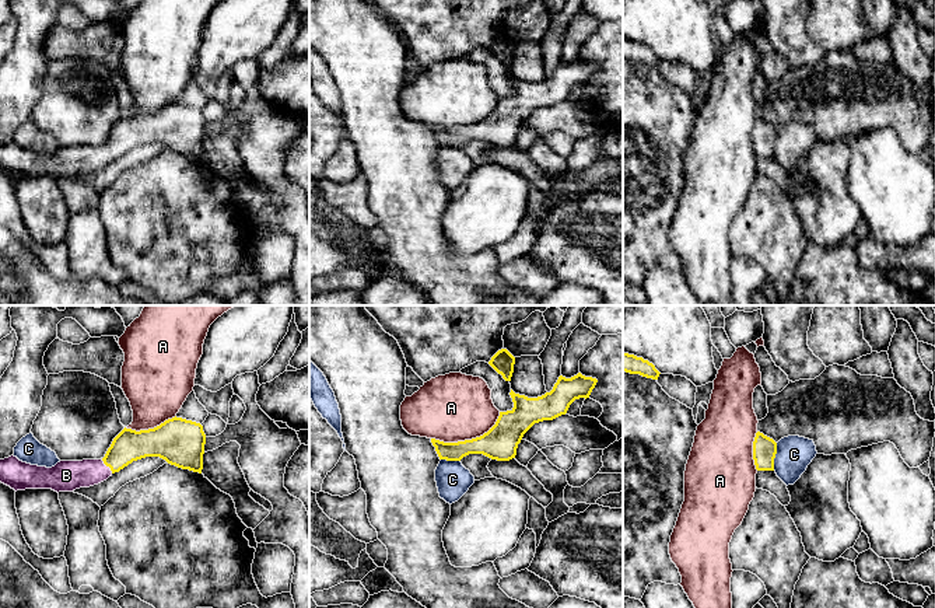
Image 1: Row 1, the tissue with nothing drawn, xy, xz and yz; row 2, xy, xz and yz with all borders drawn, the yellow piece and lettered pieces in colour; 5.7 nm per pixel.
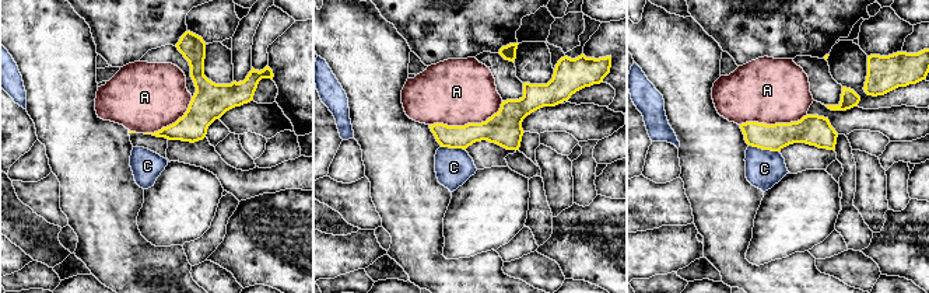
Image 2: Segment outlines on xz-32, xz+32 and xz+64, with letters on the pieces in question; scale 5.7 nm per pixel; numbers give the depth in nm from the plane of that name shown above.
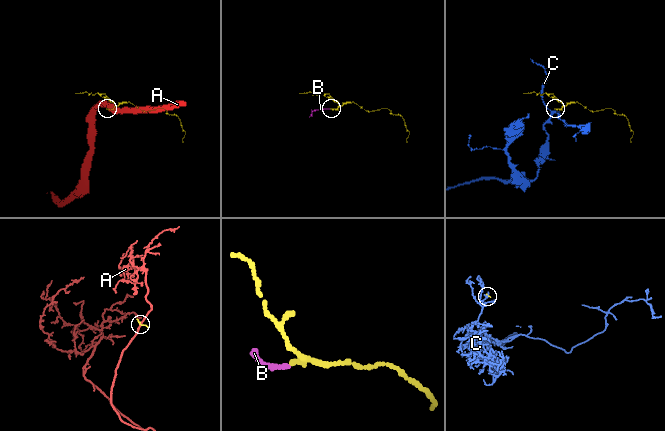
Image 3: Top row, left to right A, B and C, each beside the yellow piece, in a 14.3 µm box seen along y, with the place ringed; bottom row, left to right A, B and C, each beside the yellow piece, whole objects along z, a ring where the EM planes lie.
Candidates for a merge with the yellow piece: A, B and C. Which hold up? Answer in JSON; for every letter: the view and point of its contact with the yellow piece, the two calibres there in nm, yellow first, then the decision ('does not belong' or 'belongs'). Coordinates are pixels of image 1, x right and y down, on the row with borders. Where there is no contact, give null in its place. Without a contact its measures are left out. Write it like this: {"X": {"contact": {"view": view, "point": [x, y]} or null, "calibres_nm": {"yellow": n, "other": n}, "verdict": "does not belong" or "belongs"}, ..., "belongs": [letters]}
{"A": {"contact": {"view": "xz", "point": [468, 440]}, "calibres_nm": {"yellow": 200, "other": 400}, "verdict": "does not belong"}, "B": {"contact": {"view": "xy", "point": [107, 465]}, "calibres_nm": {"yellow": 180, "other": 180}, "verdict": "belongs"}, "C": {"contact": {"view": "yz", "point": [774, 457]}, "calibres_nm": {"yellow": 140, "other": 200}, "verdict": "does not belong"}, "belongs": ["B"]}

